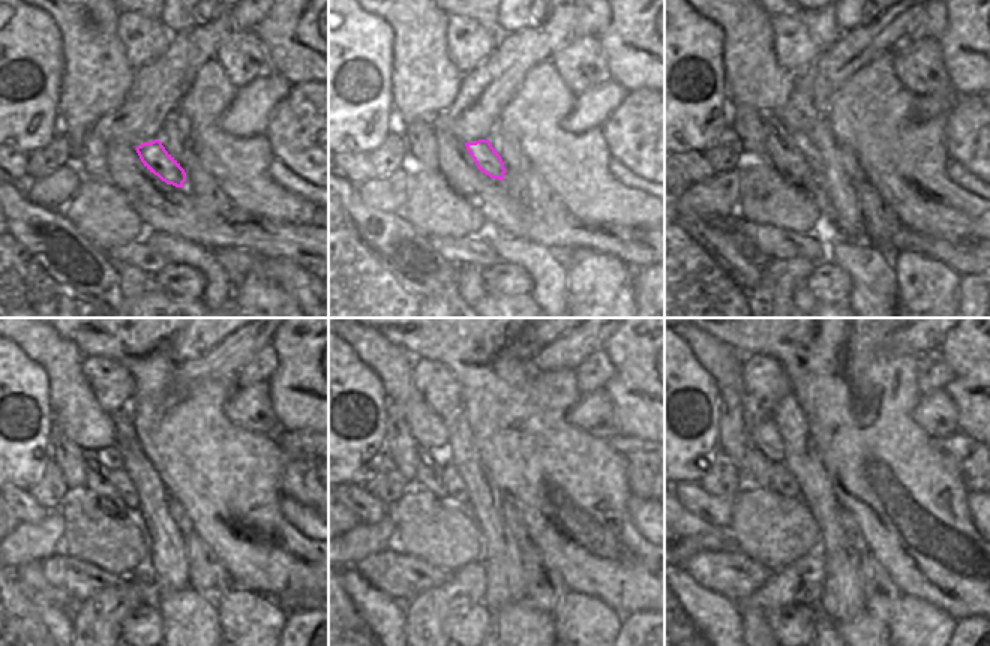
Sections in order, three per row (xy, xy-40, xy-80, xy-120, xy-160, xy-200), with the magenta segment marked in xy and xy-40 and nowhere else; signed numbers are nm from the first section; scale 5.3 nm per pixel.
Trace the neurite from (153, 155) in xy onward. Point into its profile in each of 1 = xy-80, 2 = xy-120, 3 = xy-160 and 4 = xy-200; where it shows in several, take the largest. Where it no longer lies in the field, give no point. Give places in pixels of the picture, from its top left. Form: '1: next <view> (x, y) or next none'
1: next xy-80 (806, 147)
2: next xy-120 (128, 493)
3: next xy-160 (455, 487)
4: next xy-200 (783, 483)

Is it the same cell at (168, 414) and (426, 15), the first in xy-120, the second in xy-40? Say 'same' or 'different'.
different

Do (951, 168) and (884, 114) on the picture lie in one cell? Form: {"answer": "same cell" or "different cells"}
{"answer": "different cells"}

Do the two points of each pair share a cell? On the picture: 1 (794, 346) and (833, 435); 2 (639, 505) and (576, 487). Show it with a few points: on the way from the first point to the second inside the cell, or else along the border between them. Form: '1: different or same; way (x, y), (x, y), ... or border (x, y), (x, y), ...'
1: same; way (816, 367), (833, 384), (833, 412)
2: different; border (632, 495), (627, 501), (627, 511), (641, 535)

